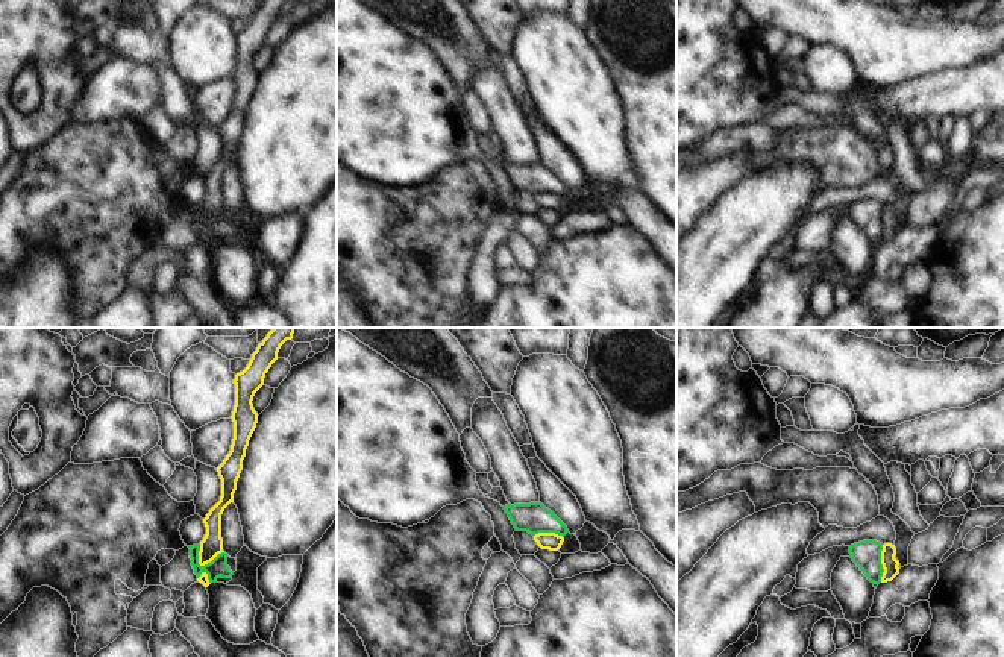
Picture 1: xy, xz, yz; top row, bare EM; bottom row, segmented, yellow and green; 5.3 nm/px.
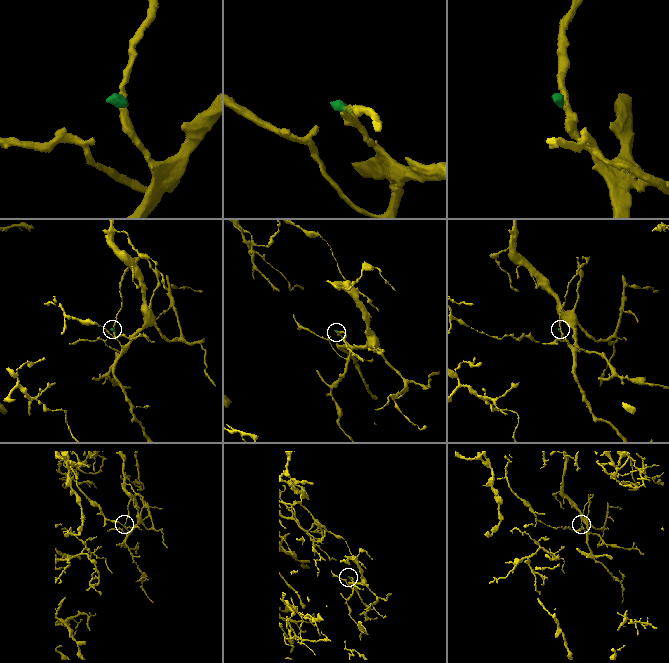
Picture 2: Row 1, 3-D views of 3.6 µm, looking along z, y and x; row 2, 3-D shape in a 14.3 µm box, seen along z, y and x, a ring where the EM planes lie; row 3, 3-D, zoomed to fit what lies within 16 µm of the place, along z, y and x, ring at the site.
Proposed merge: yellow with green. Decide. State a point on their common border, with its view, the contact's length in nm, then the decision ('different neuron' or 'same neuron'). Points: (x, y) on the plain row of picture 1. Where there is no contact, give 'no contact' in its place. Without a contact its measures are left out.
xy (210, 222) | 160 nm | different neuron

